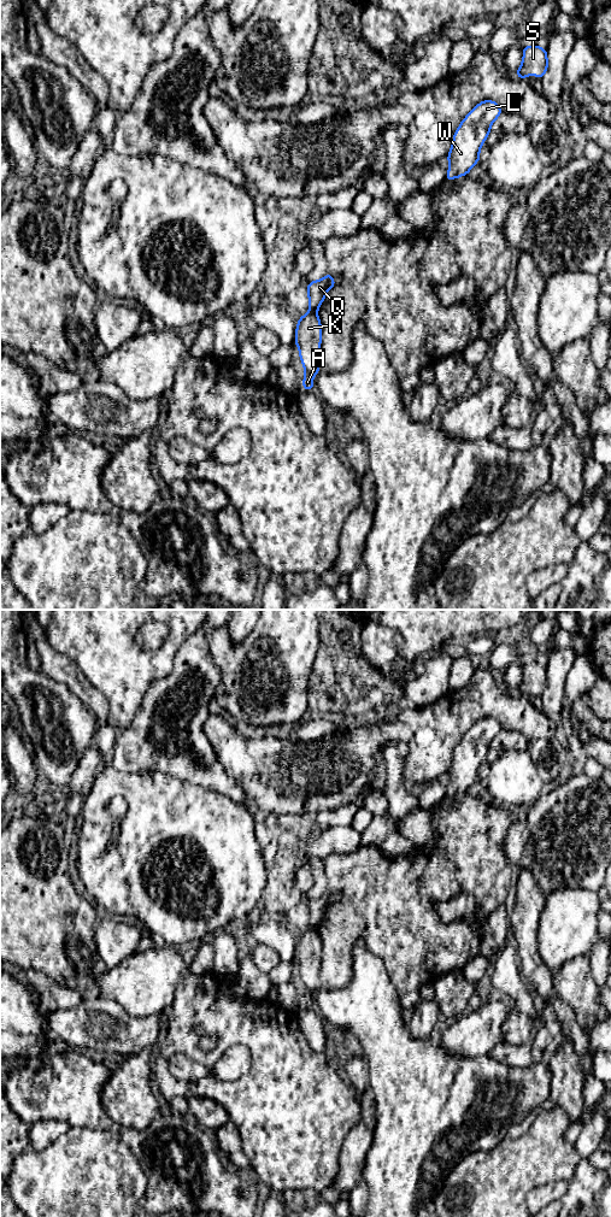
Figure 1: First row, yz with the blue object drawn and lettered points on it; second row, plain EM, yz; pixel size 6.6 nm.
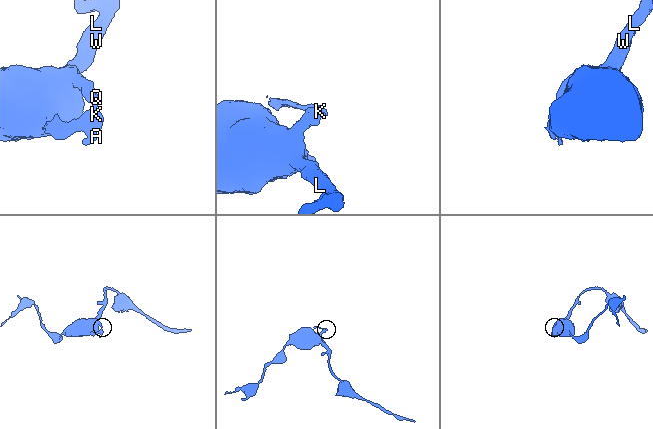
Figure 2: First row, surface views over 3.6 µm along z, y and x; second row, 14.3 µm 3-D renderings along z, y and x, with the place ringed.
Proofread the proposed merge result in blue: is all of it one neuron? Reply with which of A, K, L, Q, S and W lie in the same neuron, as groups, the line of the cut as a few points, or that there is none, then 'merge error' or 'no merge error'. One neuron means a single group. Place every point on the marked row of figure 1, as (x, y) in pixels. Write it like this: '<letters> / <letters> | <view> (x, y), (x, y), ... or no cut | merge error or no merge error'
A K / L Q S W | yz (310, 309), (316, 312) | merge error

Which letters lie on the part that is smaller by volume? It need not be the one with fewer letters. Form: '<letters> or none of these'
A, K

